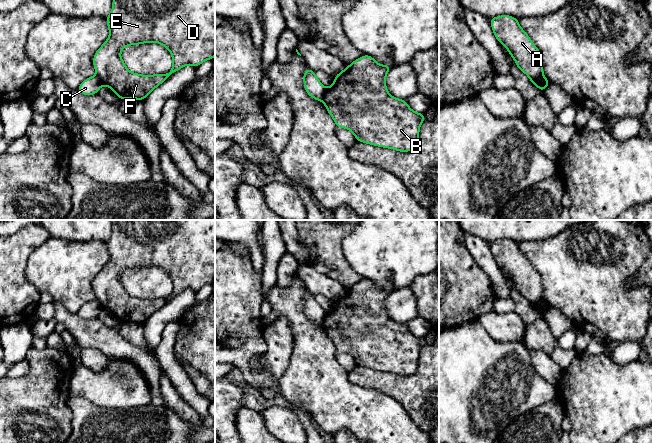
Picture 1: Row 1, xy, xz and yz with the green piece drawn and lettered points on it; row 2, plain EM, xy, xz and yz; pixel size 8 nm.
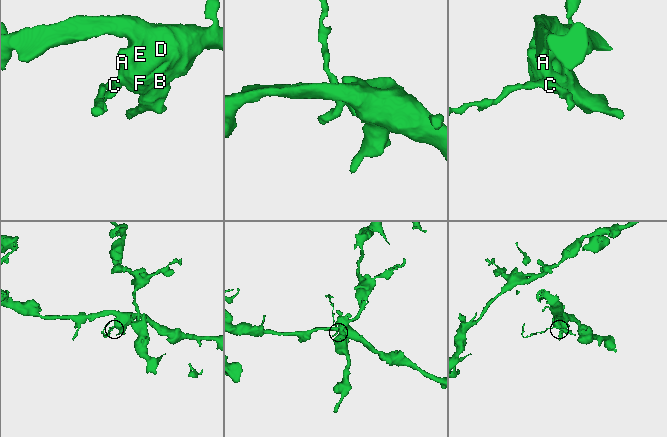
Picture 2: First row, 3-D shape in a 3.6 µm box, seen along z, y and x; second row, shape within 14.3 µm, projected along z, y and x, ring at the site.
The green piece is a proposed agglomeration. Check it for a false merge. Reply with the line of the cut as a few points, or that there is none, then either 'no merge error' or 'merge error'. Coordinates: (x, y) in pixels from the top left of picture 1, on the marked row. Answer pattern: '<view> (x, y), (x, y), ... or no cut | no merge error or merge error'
yz (530, 78), (546, 86) | merge error

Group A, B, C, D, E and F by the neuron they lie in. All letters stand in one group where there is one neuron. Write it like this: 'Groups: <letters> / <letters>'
Groups: A B D E F / C

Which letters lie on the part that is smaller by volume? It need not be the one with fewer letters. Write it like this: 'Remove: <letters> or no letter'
Remove: C

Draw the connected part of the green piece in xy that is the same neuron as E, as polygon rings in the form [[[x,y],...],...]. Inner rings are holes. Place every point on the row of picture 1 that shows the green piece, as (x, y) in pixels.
[[[113,0],[111,13],[106,17],[109,37],[96,51],[93,65],[101,84],[112,89],[120,100],[144,100],[157,86],[186,65],[198,67],[215,56],[215,0]],[[157,42],[165,46],[173,59],[172,69],[166,74],[141,75],[130,72],[120,54],[124,47]]]

